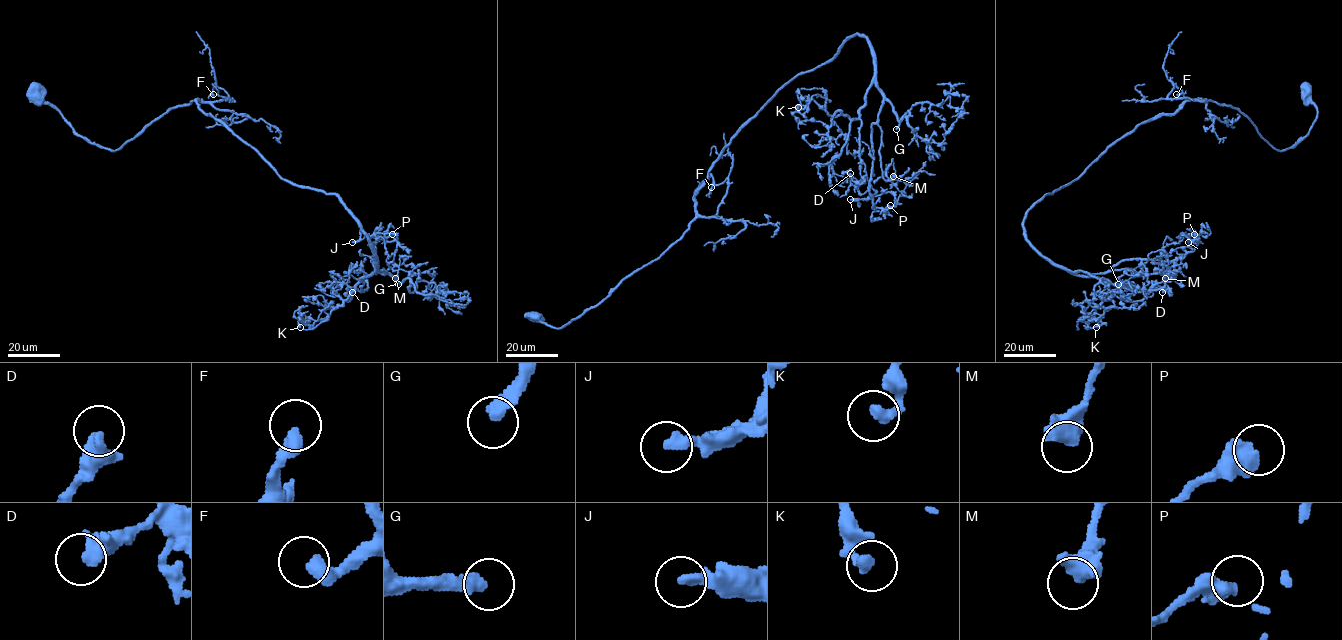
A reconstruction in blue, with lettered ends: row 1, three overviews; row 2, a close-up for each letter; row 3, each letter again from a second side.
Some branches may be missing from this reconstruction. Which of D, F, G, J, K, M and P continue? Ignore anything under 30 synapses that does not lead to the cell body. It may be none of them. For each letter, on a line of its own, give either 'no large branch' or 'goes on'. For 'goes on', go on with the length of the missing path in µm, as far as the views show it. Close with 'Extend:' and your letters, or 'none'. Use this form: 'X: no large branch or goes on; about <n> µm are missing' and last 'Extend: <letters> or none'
D: no large branch
F: no large branch
G: goes on; about 50 µm are missing
J: no large branch
K: no large branch
M: no large branch
P: no large branch
Extend: G

